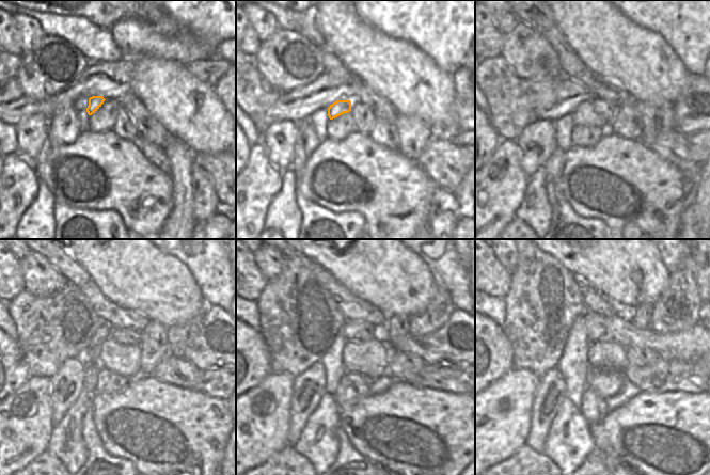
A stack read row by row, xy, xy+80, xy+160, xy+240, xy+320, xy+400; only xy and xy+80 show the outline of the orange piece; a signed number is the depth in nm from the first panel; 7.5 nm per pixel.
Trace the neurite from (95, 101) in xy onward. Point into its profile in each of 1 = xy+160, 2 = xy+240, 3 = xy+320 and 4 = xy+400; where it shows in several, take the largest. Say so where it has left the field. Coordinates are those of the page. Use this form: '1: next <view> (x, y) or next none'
1: next xy+160 (584, 114)
2: next xy+240 (123, 360)
3: next xy+320 (371, 359)
4: next xy+400 (605, 353)

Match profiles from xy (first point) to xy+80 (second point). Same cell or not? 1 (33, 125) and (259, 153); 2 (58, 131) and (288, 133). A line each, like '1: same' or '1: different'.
1: different
2: different

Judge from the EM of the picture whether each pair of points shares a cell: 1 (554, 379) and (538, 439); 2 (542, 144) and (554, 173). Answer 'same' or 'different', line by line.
1: same
2: different

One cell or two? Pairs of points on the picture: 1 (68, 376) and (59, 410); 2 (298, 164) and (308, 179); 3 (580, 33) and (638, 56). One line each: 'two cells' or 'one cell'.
1: one cell
2: two cells
3: one cell

